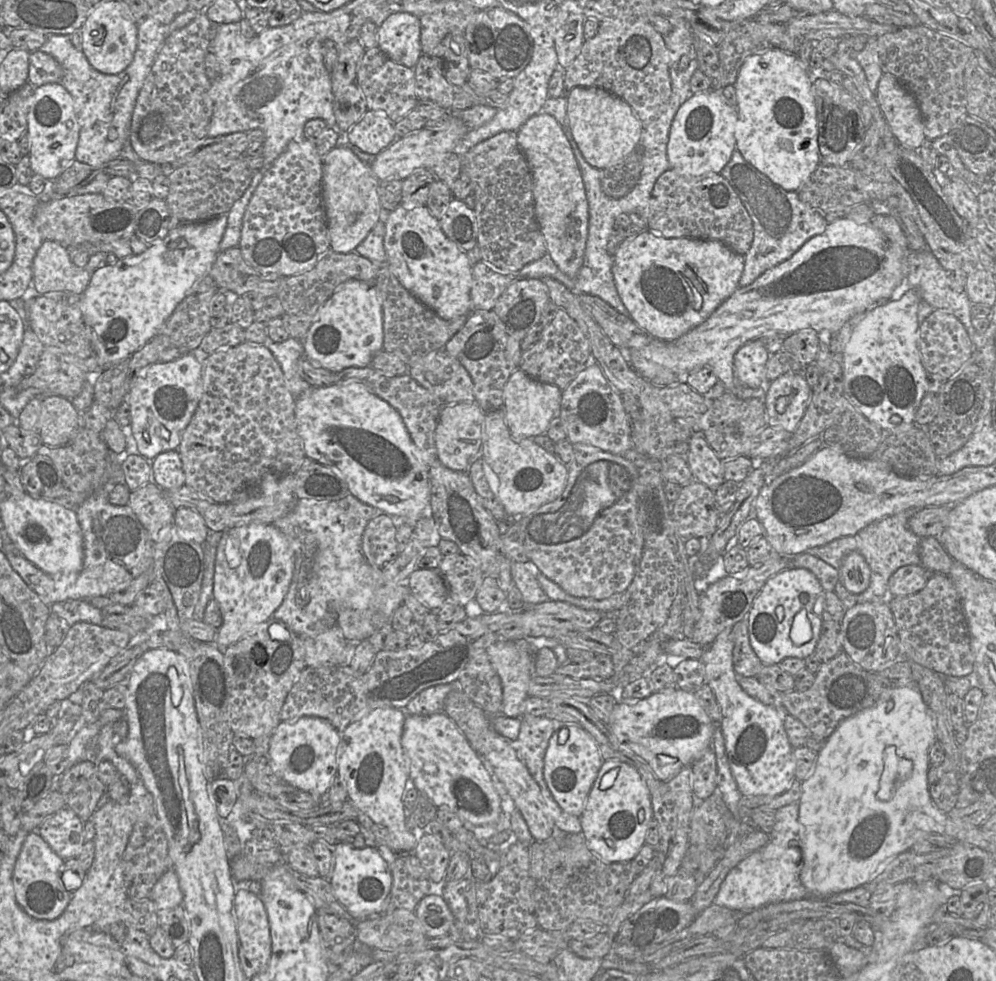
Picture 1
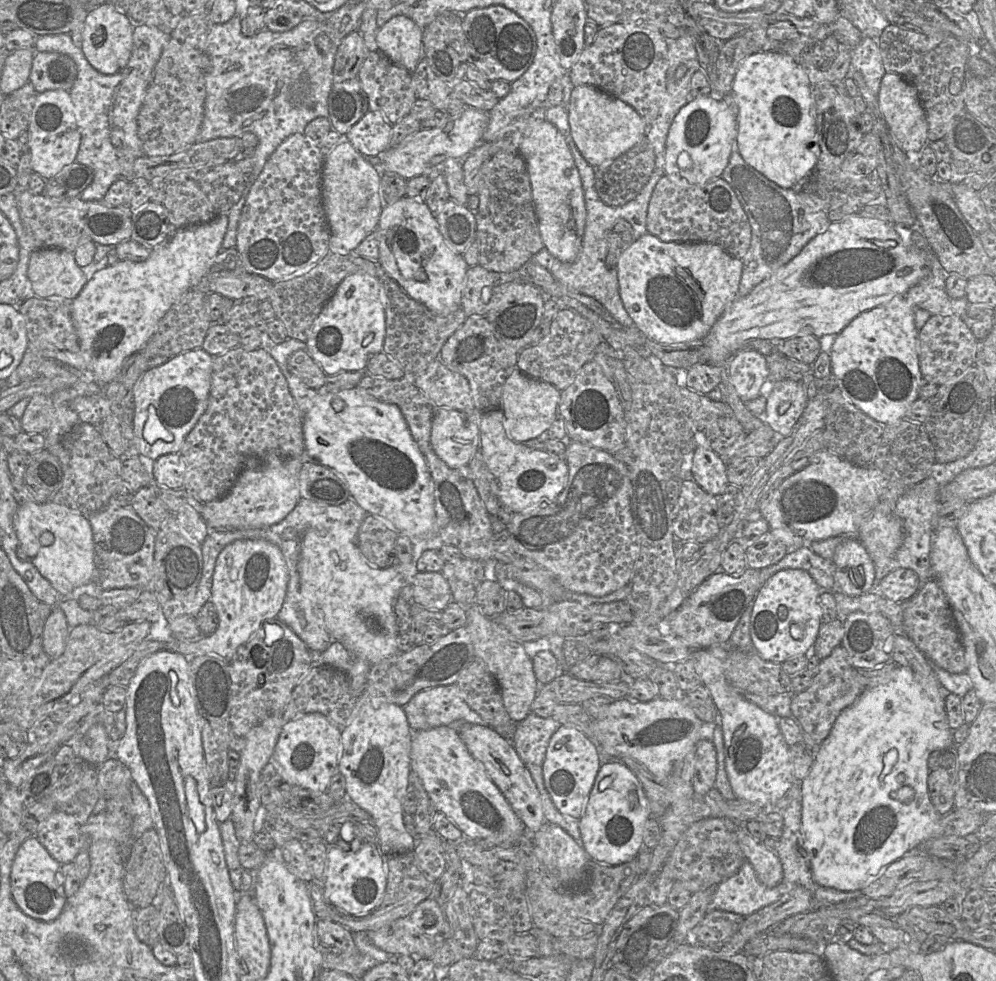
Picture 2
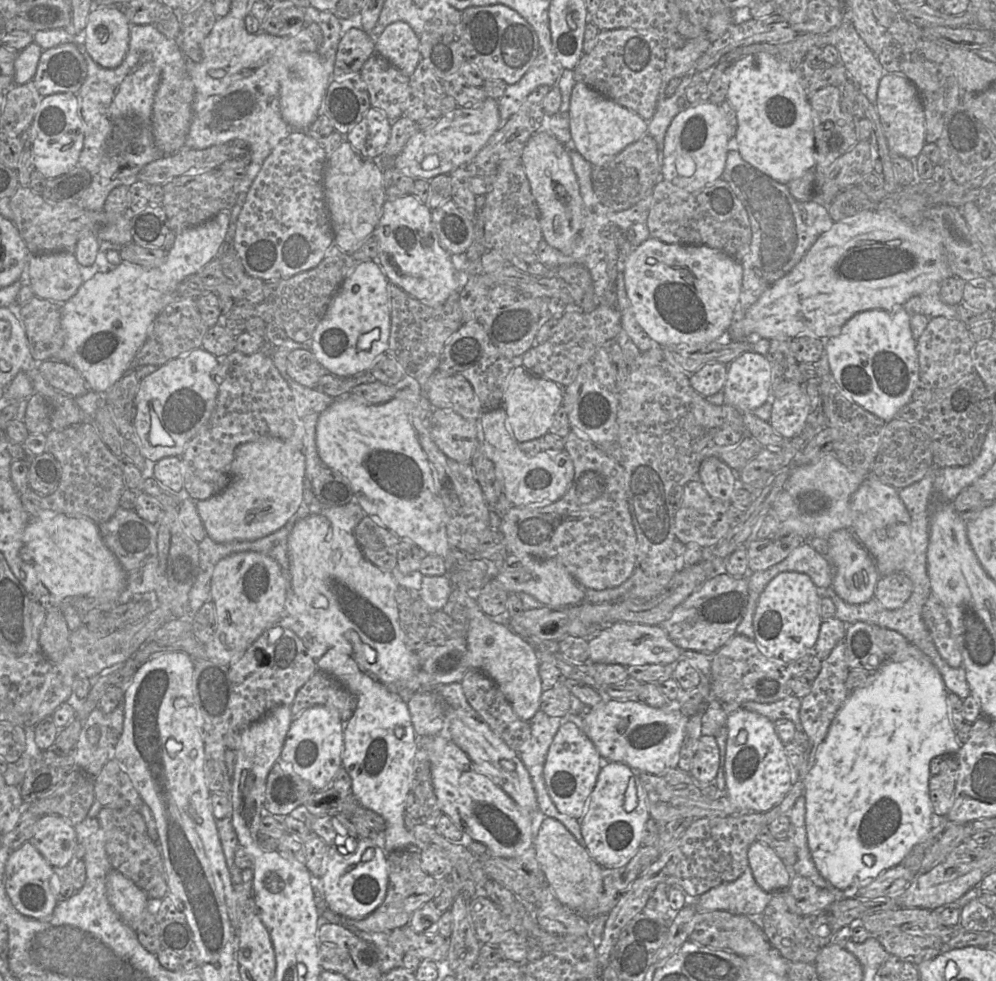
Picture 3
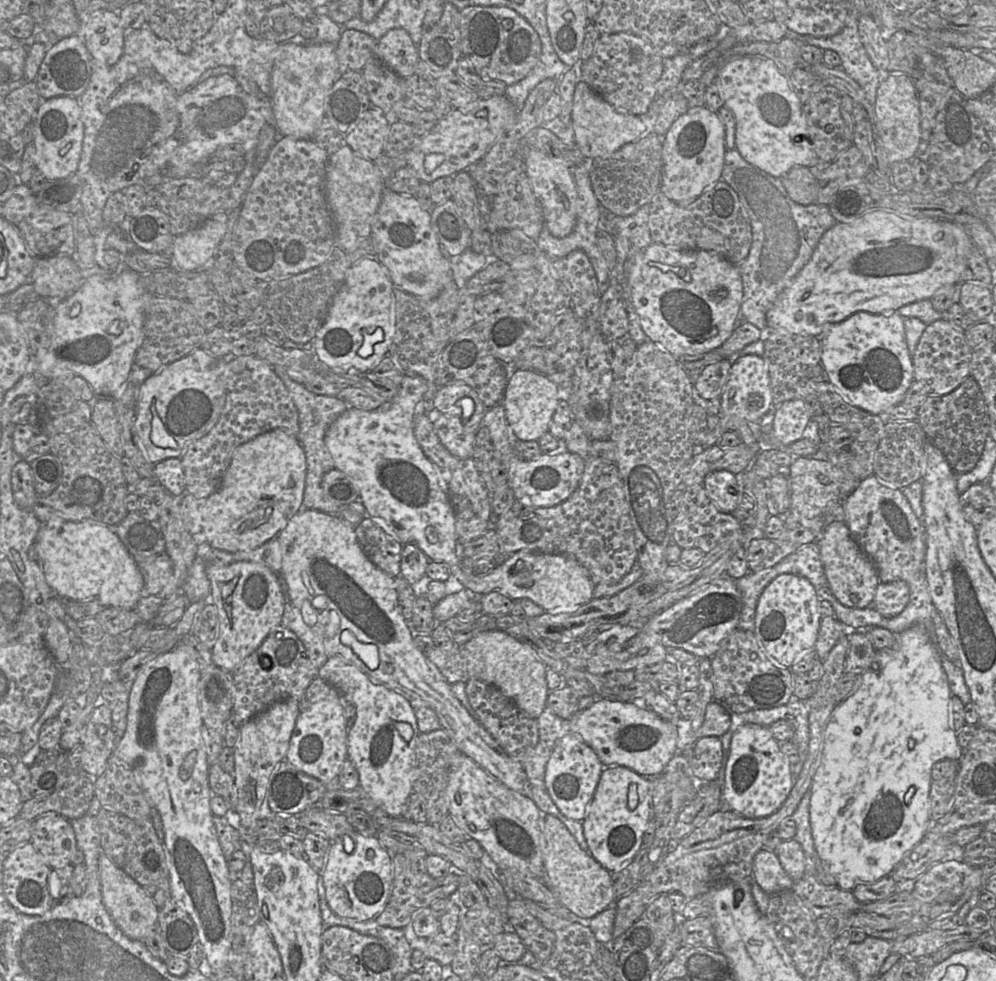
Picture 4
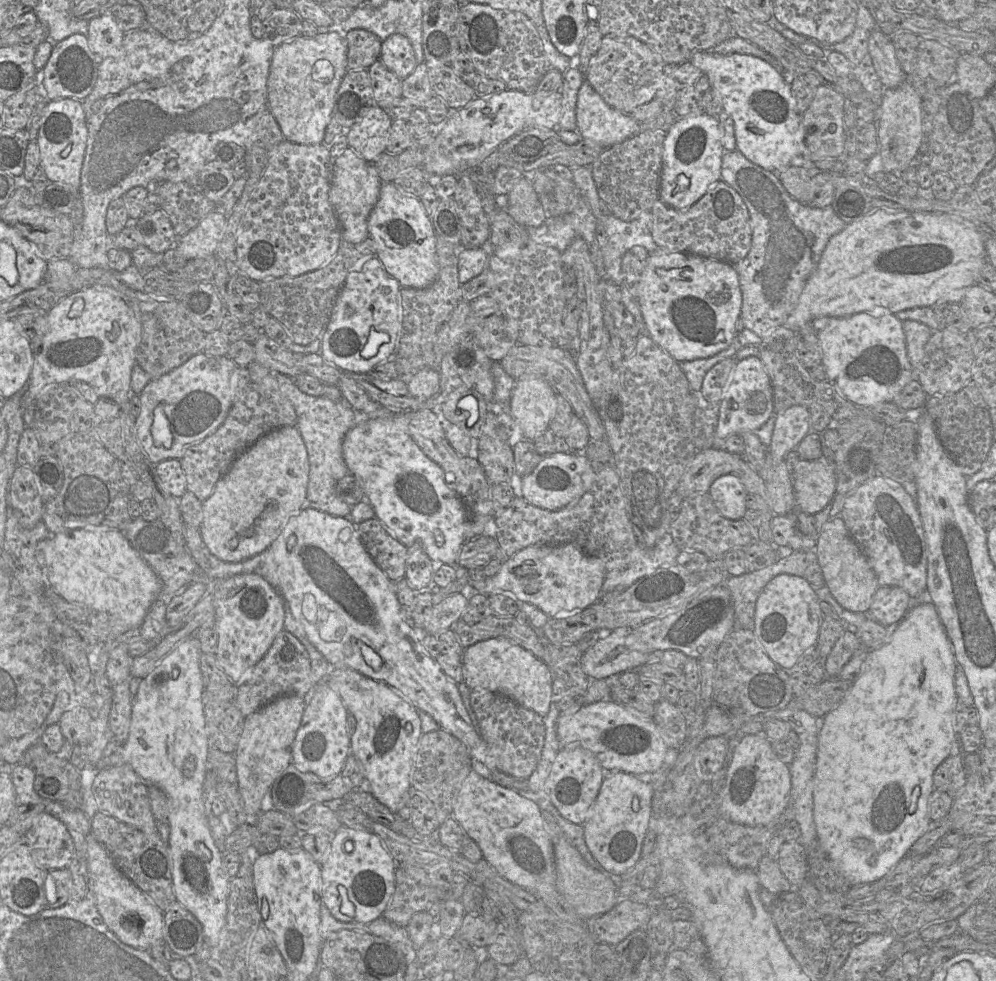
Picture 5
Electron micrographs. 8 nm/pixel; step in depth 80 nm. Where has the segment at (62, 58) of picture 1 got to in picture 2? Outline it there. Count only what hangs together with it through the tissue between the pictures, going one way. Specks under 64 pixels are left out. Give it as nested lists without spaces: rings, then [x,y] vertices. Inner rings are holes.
[[[135,24],[133,47],[127,65],[113,75],[96,71],[85,58],[81,48],[74,45],[69,34],[38,36],[36,52],[57,52],[69,56],[76,64],[77,77],[70,95],[75,107],[81,142],[76,161],[92,169],[92,183],[80,194],[85,201],[102,201],[110,186],[130,171],[133,162],[143,155],[137,131],[137,117],[142,106],[154,68],[169,41],[169,33],[157,27]]]

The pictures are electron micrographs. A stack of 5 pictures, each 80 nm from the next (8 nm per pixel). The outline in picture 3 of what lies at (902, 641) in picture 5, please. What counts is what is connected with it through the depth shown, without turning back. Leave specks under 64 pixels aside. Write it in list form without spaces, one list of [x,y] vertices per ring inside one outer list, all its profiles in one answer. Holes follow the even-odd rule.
[[[924,653],[912,655],[902,662],[886,659],[875,671],[872,683],[850,692],[835,715],[825,739],[818,747],[815,763],[804,779],[803,792],[806,799],[805,823],[811,856],[822,877],[833,887],[839,890],[856,889],[874,880],[885,870],[901,864],[912,847],[922,842],[933,828],[933,806],[929,795],[930,761],[939,755],[956,754],[960,748],[956,731],[952,728],[949,718],[948,693],[941,674]]]

